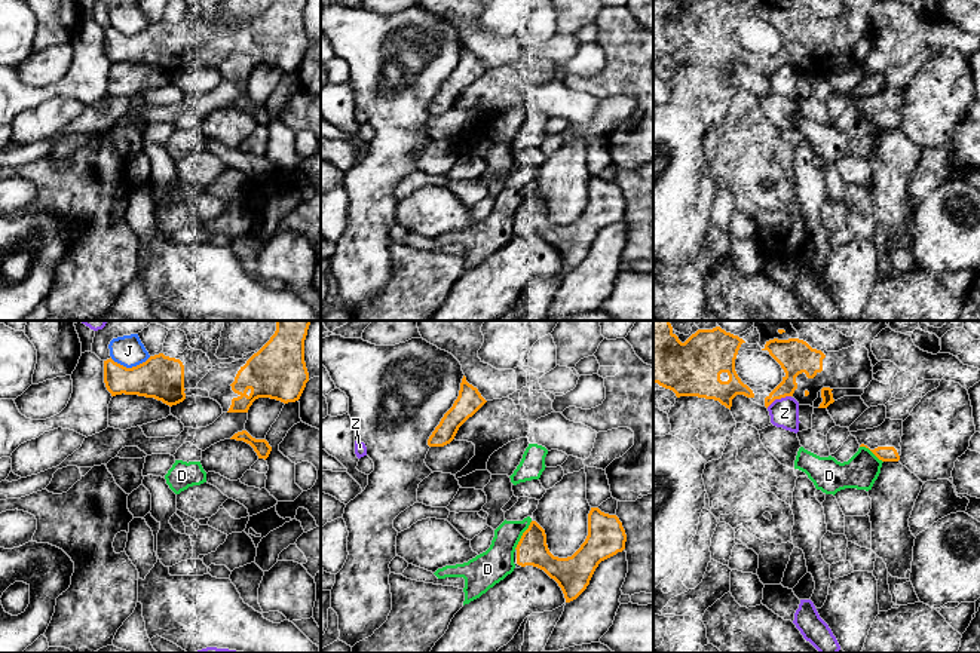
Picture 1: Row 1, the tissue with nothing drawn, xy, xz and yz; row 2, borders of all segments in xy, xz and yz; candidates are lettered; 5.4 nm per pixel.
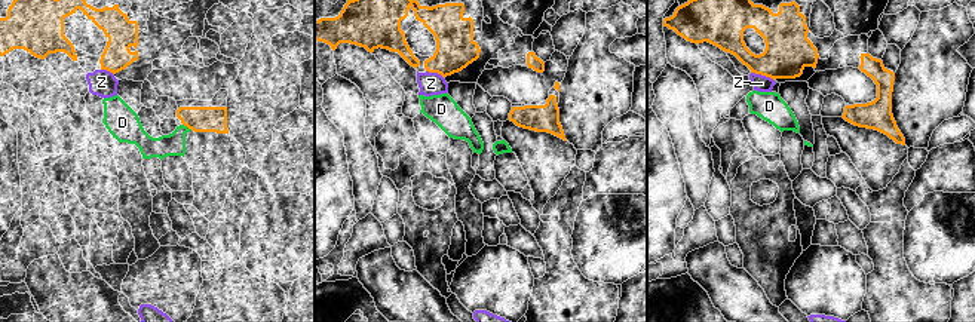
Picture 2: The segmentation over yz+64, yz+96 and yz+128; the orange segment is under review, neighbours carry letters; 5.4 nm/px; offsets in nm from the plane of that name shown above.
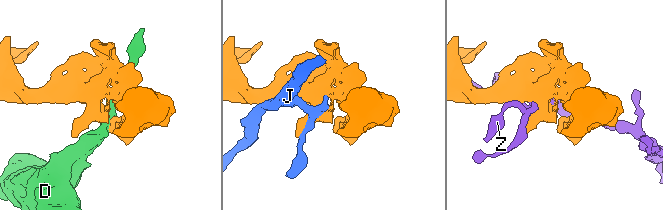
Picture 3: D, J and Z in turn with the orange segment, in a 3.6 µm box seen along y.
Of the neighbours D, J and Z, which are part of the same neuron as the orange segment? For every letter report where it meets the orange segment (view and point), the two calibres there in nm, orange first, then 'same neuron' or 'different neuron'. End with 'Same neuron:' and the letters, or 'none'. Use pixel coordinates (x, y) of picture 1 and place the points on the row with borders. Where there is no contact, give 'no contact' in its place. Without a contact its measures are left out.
D: meets orange in xz at (523, 535); 170 nm thick on the orange side, 180 nm on the other; different neuron
J: meets orange in xy at (129, 368); 240 nm thick on the orange side, 170 nm on the other; different neuron
Z: meets orange in yz at (778, 398); 190 nm thick on the orange side, 160 nm on the other; different neuron
Same neuron: none

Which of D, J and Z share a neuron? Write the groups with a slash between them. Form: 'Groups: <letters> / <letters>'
Groups: D / J / Z

